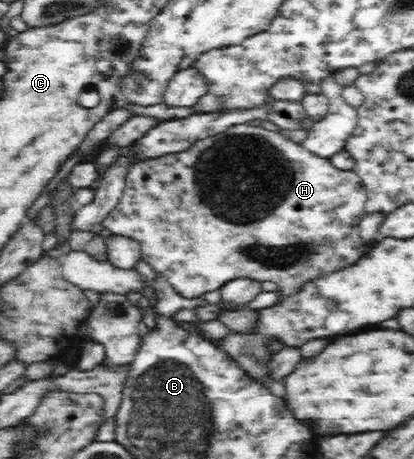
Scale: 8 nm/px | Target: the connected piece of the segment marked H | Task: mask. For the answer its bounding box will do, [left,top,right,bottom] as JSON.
[102,124,368,303]

